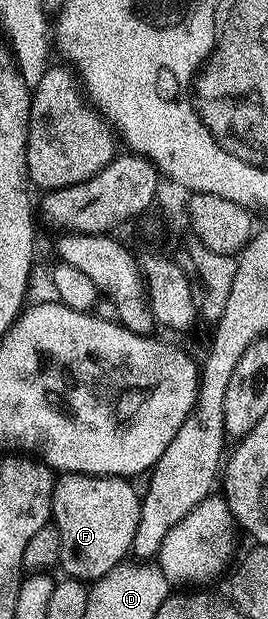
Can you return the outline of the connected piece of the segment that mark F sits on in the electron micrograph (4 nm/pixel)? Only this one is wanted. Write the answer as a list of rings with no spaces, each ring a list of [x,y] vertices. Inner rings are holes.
[[[63,473],[56,478],[51,498],[51,519],[60,533],[58,566],[63,566],[64,576],[94,581],[105,573],[118,567],[128,558],[131,542],[139,528],[140,494],[126,478],[114,475],[85,475],[82,473]]]

